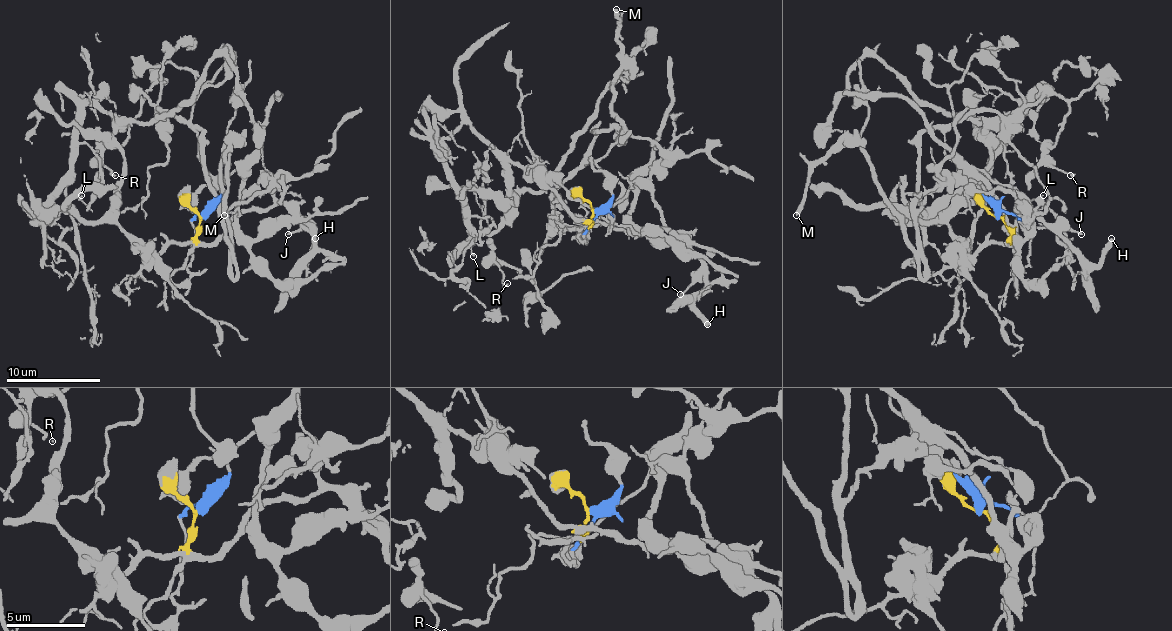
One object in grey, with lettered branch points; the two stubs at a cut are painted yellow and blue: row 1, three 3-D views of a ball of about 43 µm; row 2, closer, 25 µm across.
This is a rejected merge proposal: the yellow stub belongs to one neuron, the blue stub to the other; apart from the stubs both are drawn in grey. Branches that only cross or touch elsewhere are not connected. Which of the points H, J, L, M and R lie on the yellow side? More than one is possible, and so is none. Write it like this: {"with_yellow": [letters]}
{"with_yellow": ["H", "J", "L"]}

